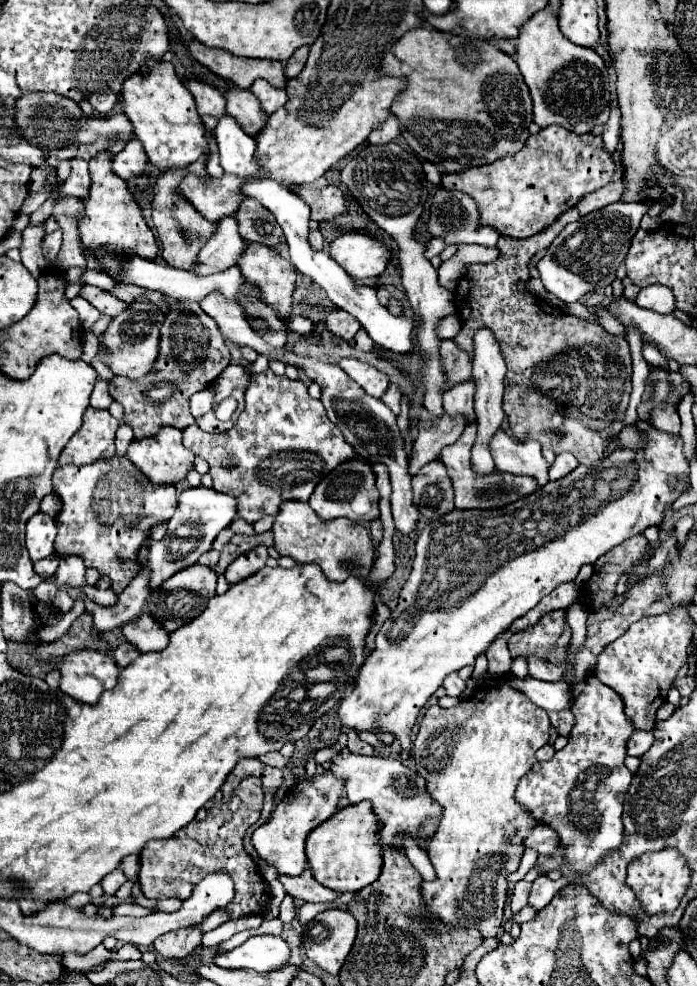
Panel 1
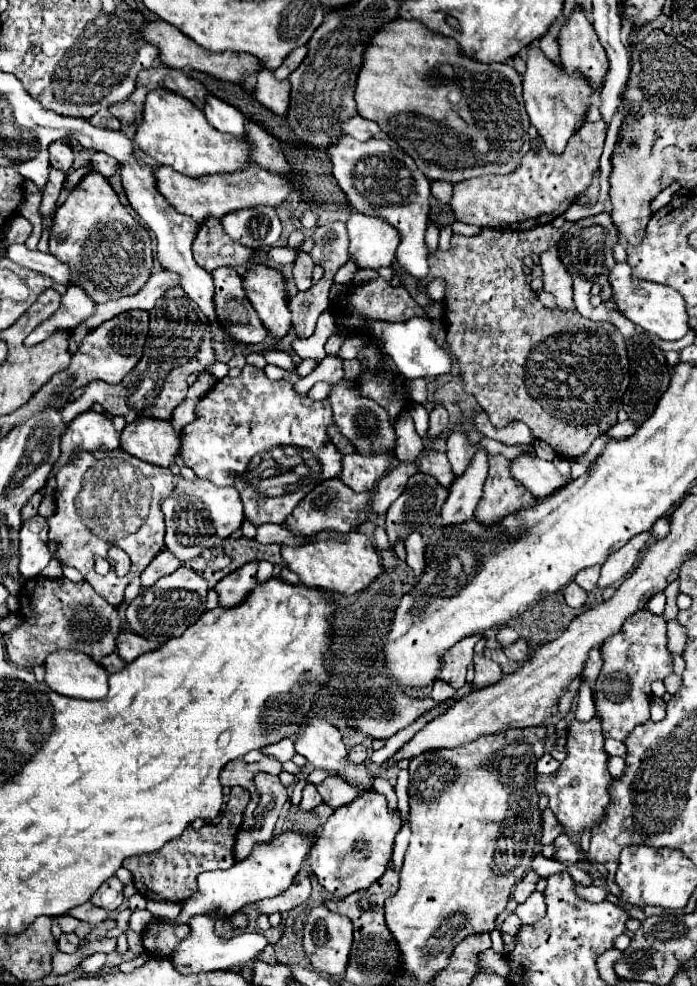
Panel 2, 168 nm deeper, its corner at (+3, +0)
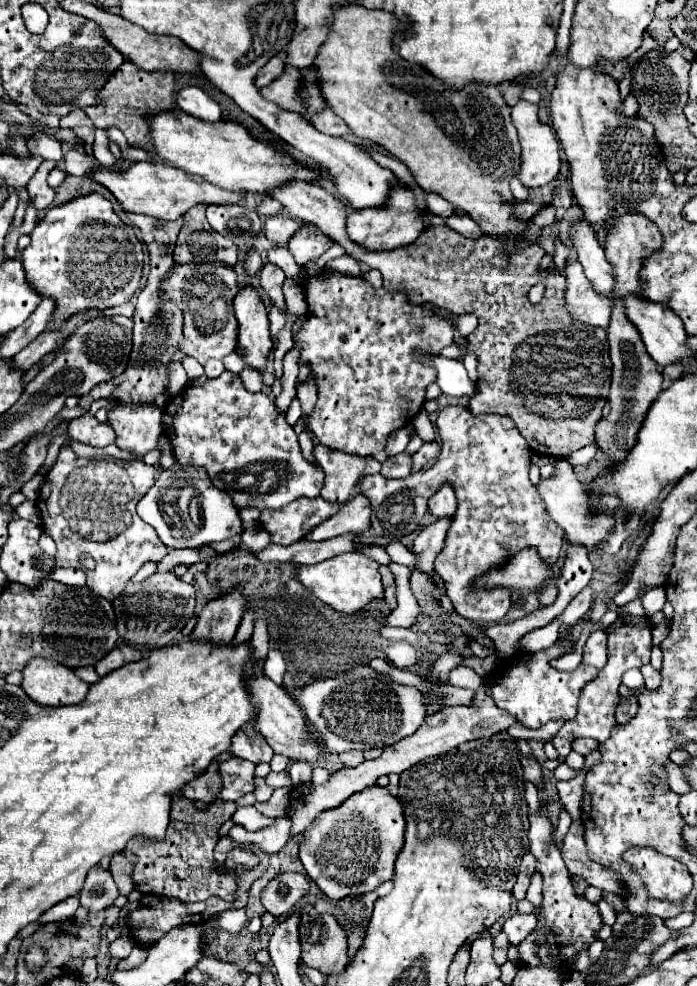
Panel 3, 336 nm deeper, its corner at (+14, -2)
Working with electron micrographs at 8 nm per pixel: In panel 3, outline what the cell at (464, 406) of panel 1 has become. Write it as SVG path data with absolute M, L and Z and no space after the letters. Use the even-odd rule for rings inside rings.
M442 483L442 487L428 501L430 511L436 517L452 517L456 511L456 495L450 483Z

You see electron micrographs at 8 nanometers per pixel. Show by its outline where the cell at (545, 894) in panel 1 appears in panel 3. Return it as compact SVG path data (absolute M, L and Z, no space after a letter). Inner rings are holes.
M514 913L512 917L508 917L504 921L504 933L508 935L512 945L518 945L528 933L532 933L532 929L536 927L536 919L534 913Z

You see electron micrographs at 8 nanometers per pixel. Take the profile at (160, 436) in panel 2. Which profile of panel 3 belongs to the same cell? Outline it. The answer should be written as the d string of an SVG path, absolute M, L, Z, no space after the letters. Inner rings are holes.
M116 405L108 411L108 423L116 431L116 445L120 449L130 451L136 457L144 457L158 445L162 433L162 409L150 405L140 405L140 409L132 409L132 405Z

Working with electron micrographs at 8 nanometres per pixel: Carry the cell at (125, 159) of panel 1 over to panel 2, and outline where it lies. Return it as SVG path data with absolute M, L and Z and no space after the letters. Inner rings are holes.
M93 153L91 159L89 159L89 163L91 163L91 171L101 173L103 177L115 175L115 165L111 163L111 157L105 155L105 153Z

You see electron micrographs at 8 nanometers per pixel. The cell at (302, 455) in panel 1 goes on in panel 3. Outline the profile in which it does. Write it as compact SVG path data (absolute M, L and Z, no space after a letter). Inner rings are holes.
M224 371L220 377L208 379L202 387L184 387L174 399L168 401L162 423L164 433L172 443L176 461L182 465L204 467L212 485L224 489L238 509L280 509L296 497L320 495L324 471L318 463L310 463L304 459L298 445L298 435L294 427L286 421L286 415L276 409L274 399L270 399L266 393L250 393L244 387L240 375L232 371Z

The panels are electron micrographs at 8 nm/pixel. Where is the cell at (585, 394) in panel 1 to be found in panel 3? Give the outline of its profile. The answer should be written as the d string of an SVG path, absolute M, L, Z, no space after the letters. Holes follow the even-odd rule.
M292 179L272 189L270 197L280 201L290 217L316 223L320 231L338 241L350 257L364 261L372 269L378 269L384 277L384 289L406 293L412 305L416 305L416 299L426 299L434 307L446 309L450 313L474 313L478 317L478 327L466 337L464 345L464 353L474 353L478 357L478 389L476 395L470 397L468 405L472 413L508 415L516 423L520 435L528 441L530 449L550 457L564 457L594 441L596 423L602 419L602 407L606 405L604 399L608 397L608 385L612 381L608 337L604 329L580 325L570 319L564 309L566 279L558 269L548 269L548 275L538 271L538 265L544 257L544 249L540 245L510 251L492 237L466 239L450 227L428 227L414 243L406 247L388 253L364 253L362 249L356 249L356 245L352 245L344 233L346 213L342 201L326 193L320 185ZM544 277L548 277L544 299L538 305L528 303L528 289Z

